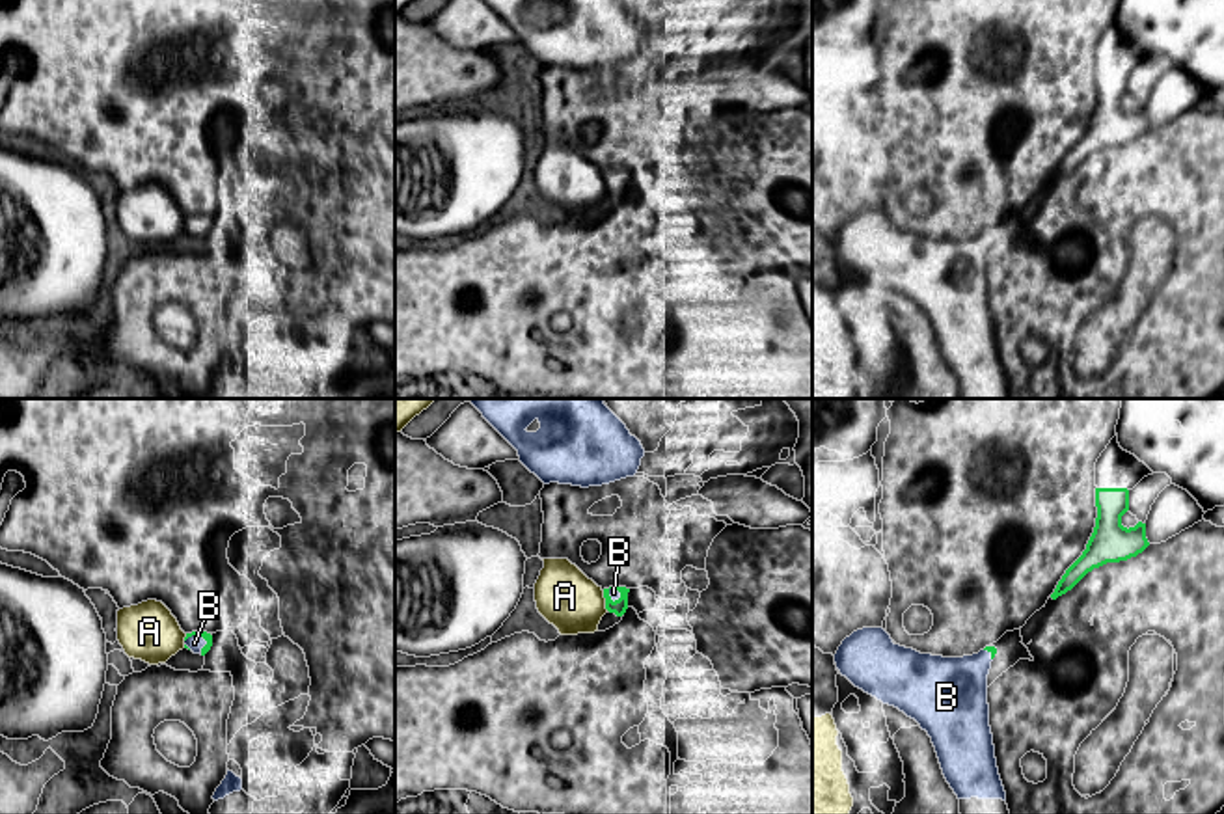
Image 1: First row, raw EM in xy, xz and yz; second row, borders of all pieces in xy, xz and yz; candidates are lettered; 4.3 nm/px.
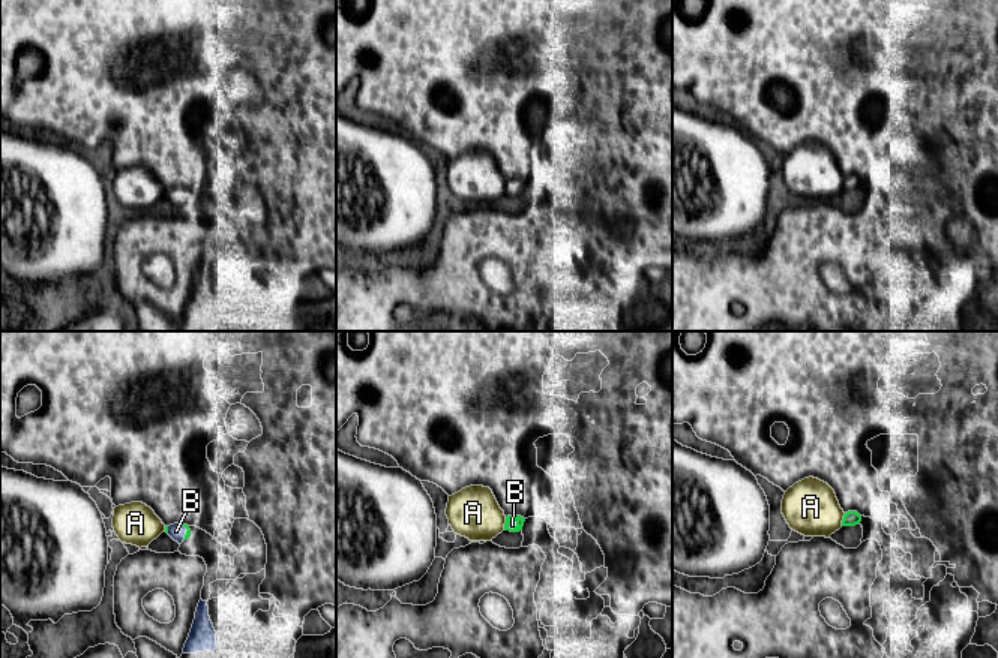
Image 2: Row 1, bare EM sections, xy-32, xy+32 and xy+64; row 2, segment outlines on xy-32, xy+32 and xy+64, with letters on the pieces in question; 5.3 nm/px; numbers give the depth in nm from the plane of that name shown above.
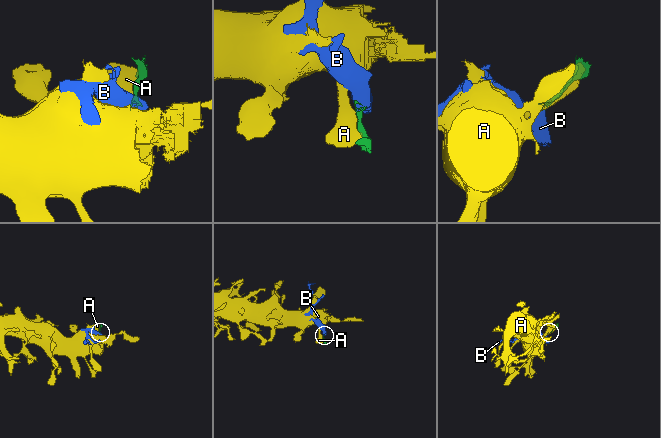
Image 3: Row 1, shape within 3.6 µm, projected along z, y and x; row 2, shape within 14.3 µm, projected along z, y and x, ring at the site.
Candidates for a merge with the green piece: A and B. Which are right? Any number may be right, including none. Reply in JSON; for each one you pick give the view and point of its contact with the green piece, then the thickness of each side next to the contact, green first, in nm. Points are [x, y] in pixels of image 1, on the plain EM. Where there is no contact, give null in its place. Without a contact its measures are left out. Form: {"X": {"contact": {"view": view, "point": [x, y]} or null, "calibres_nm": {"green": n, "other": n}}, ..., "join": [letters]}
{"B": {"contact": {"view": "xy", "point": [204, 220]}, "calibres_nm": {"green": 40, "other": 70}}, "join": ["B"]}

